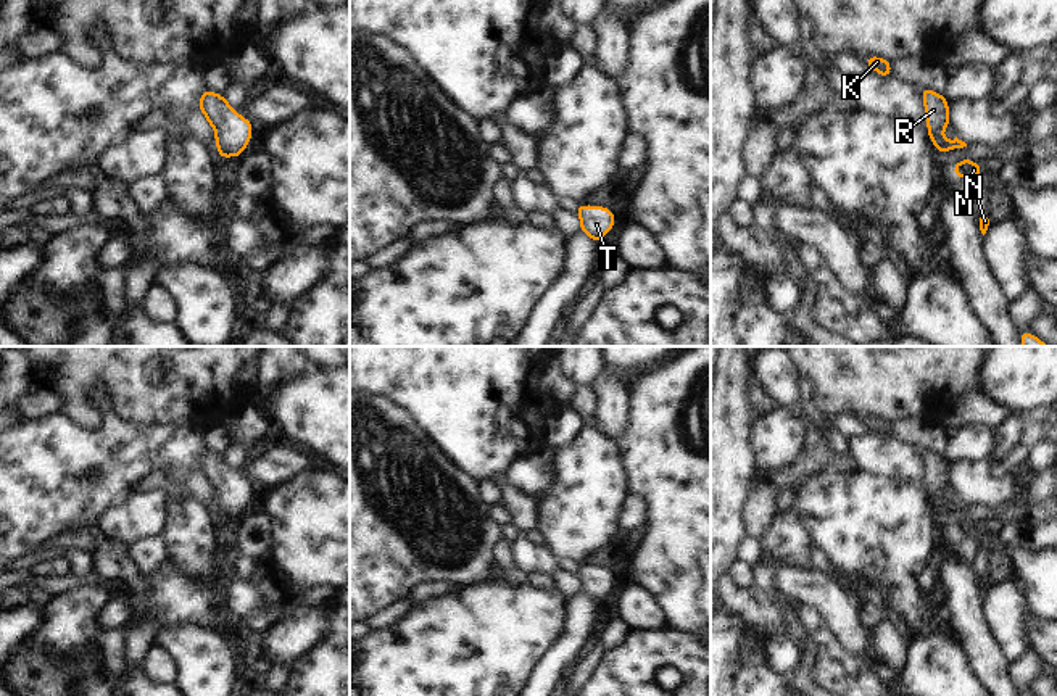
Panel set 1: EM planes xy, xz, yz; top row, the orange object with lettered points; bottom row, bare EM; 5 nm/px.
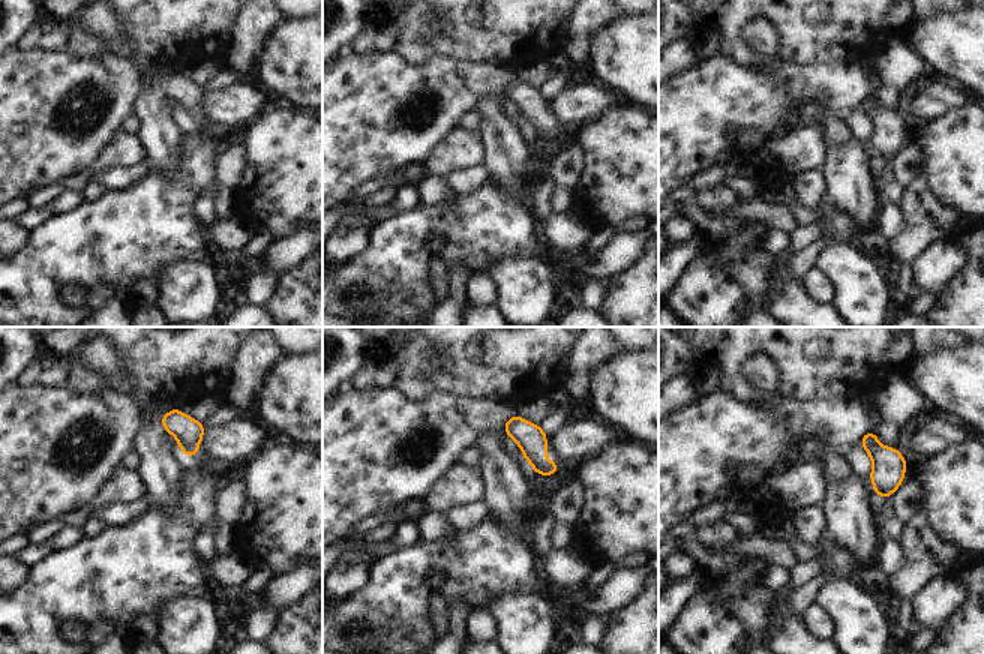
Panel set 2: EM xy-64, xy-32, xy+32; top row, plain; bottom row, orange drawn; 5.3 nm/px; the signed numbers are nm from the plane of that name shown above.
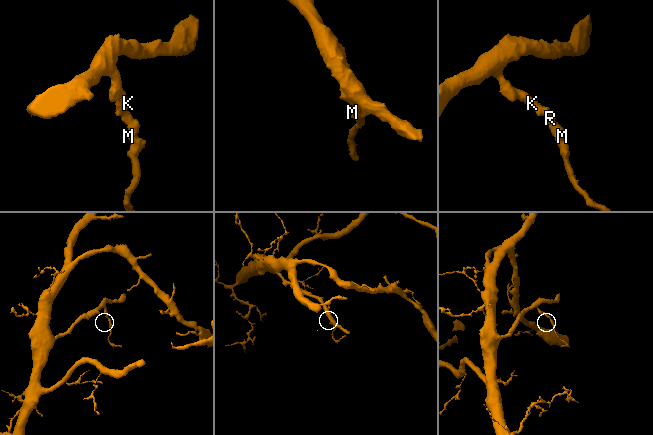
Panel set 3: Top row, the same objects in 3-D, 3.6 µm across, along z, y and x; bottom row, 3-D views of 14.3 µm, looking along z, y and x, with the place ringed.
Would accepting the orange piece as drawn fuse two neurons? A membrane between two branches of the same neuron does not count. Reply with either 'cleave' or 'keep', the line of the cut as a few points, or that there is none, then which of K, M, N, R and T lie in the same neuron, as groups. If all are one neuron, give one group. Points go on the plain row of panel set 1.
keep; cut none; groups K M N R T

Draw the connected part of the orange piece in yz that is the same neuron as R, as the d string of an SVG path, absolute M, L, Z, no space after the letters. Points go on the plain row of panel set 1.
M922 450L922 458L925 462L930 503L938 506L936 514L944 514L947 511L967 508L967 504L959 501L957 498L951 504L939 495L944 488L951 485L947 472L947 459L935 454L930 450Z

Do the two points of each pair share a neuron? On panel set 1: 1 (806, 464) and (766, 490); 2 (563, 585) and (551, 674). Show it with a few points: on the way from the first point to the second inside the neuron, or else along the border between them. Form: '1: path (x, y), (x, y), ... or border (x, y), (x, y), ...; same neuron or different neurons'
1: path (796, 472), (775, 484); same neuron
2: border (579, 590), (564, 600); different neurons

